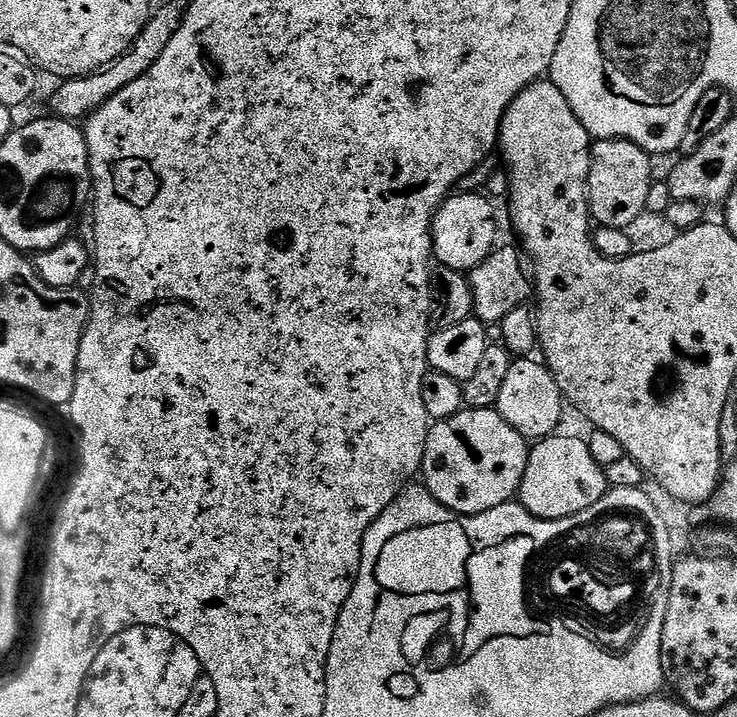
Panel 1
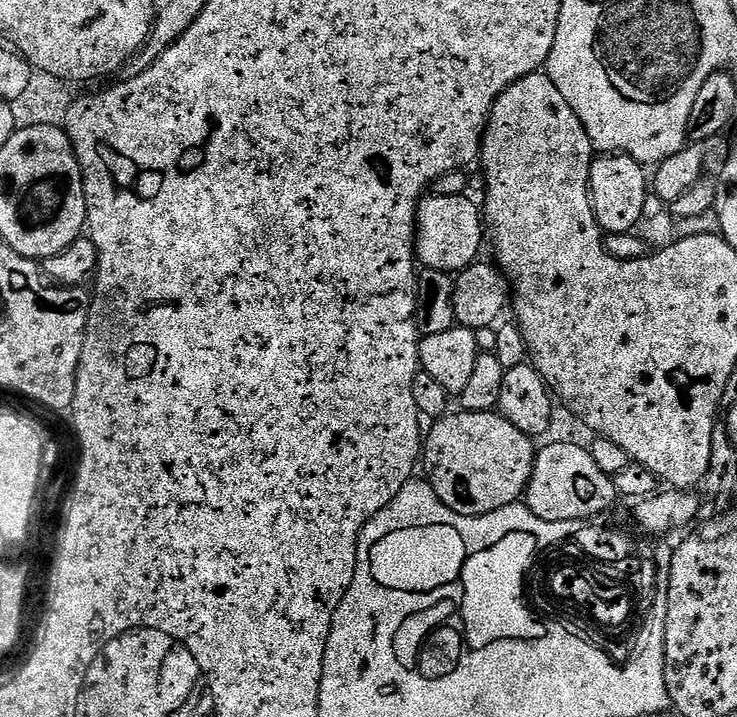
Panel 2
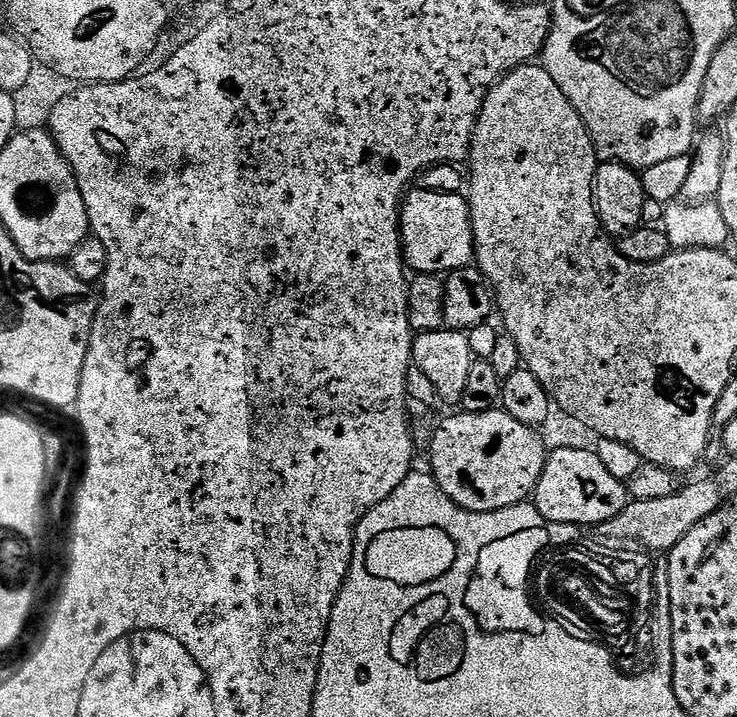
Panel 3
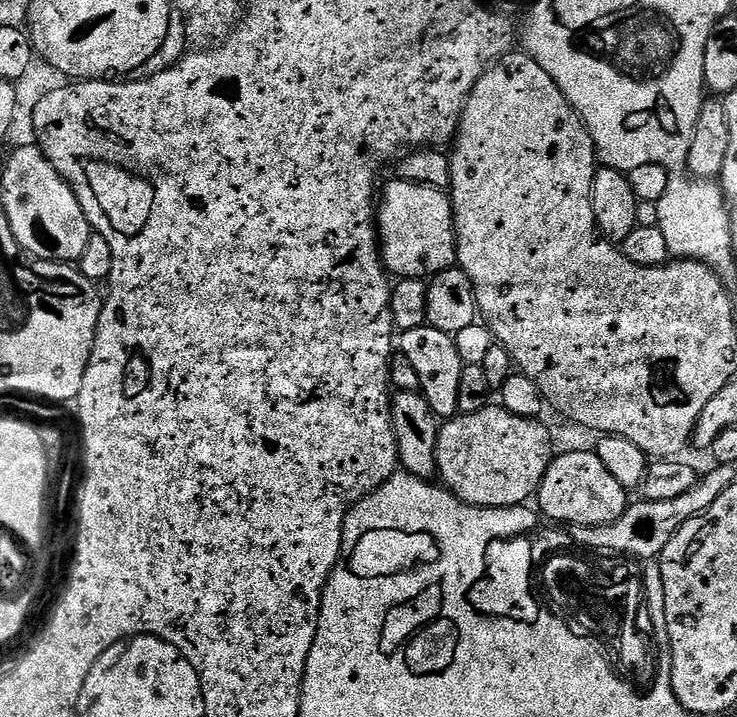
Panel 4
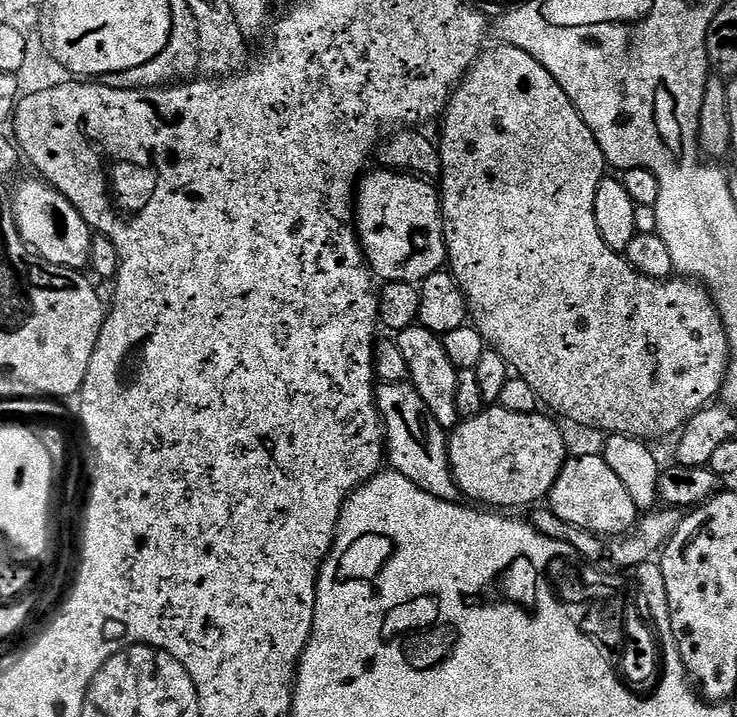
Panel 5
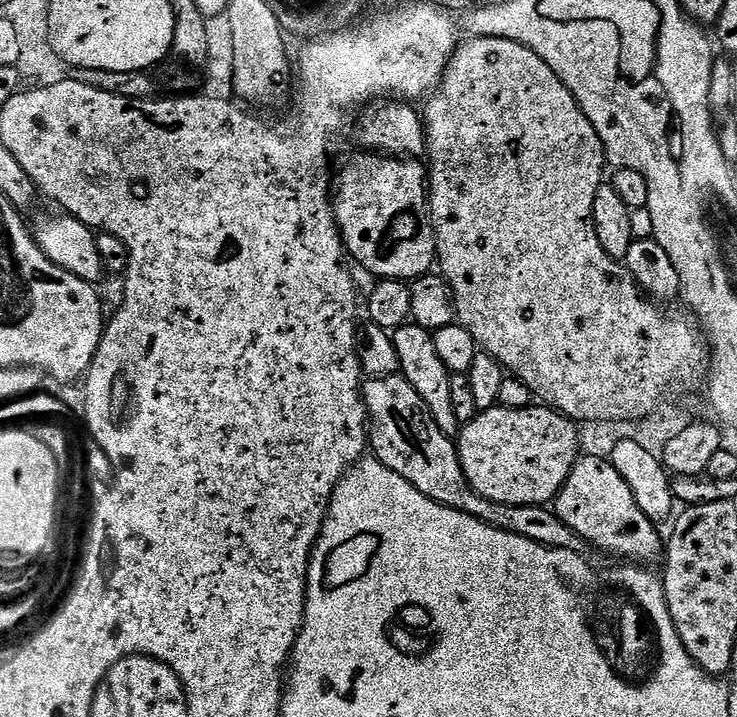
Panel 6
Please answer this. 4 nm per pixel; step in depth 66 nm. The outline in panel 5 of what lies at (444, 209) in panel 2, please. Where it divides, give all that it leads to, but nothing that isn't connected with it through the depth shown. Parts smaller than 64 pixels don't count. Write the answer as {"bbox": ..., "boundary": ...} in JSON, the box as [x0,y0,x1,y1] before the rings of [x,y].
{"bbox":[354,170,448,285],"boundary":[[[395,170],[369,171],[354,192],[354,227],[364,249],[367,267],[381,281],[404,280],[419,285],[430,274],[441,271],[448,259],[444,241],[444,223],[440,217],[440,194],[427,179]]]}

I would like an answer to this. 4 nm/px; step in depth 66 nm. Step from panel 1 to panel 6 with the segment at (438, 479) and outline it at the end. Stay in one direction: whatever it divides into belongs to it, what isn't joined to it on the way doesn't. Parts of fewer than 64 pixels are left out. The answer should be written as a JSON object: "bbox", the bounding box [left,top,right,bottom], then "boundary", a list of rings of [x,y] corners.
{"bbox":[458,406,581,506],"boundary":[[[547,406],[530,408],[494,407],[485,412],[477,411],[476,417],[463,425],[458,433],[460,466],[472,491],[495,504],[548,506],[555,501],[560,487],[566,482],[581,451],[577,425],[560,412]]]}

